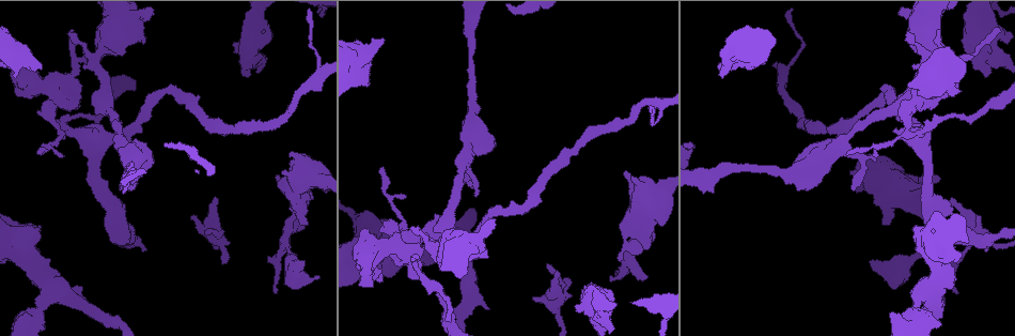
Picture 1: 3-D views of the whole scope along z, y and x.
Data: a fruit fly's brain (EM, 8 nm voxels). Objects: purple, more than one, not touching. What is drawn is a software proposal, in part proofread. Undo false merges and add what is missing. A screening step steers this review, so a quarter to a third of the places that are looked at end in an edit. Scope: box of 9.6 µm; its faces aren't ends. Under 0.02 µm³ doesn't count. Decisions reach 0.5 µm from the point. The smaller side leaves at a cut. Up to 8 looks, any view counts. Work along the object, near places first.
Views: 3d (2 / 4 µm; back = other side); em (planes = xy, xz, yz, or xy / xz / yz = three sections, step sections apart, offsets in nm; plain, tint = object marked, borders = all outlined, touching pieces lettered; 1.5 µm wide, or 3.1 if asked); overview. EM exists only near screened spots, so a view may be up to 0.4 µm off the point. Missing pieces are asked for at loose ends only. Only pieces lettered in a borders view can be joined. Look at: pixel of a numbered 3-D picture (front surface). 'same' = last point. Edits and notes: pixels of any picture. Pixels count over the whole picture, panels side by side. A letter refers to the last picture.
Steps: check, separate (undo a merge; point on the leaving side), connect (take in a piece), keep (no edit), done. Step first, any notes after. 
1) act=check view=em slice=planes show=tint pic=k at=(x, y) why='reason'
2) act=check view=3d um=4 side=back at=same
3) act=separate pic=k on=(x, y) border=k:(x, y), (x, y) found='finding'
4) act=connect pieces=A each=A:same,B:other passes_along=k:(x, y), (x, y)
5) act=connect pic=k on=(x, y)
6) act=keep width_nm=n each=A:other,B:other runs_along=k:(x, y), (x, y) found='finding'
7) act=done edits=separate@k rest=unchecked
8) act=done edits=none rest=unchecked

act=check view=3d um=2 pic=1 at=(648, 277) why='free end'

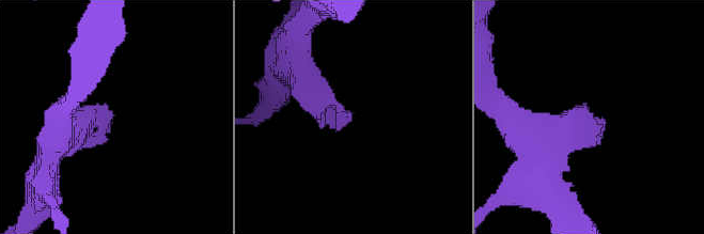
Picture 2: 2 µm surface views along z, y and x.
act=check view=em slice=xy step=4 show=borders pic=2 at=(591, 114) why='need the tissue'

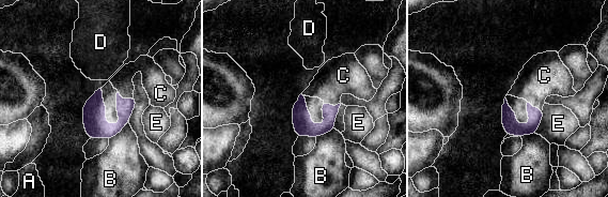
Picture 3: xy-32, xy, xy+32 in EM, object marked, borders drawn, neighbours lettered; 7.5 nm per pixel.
act=check view=em slice=planes show=borders at=same

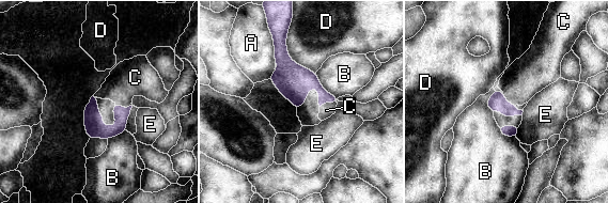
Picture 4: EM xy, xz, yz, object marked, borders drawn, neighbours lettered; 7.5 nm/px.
act=connect pieces=C each=A:other,B:other,C:same,D:other,E:other found='it goes on there'

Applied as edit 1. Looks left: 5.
act=check view=overview

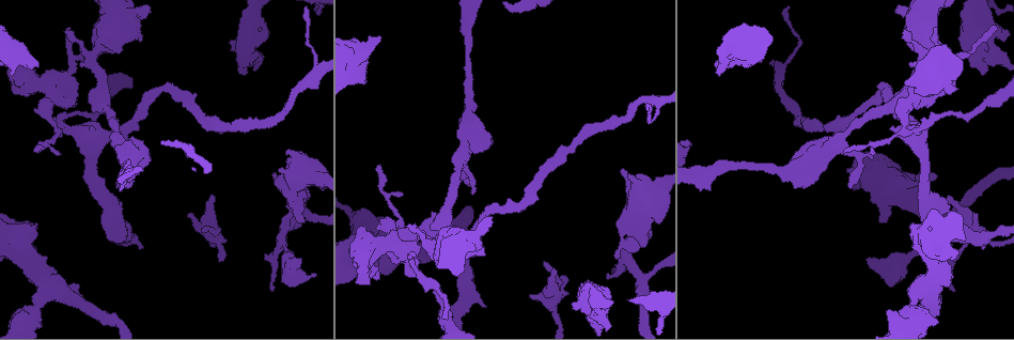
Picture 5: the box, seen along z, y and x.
act=check view=3d um=2 pic=5 at=(221, 259) why='an open end'

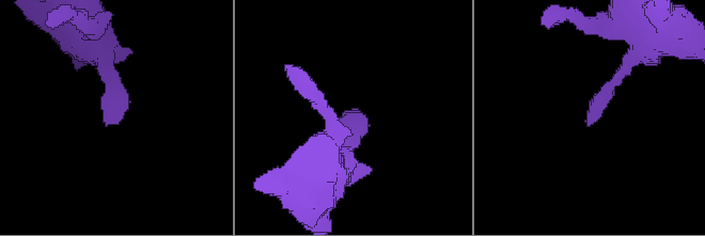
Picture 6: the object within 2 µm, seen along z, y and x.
act=check view=em slice=yz step=8 show=tint pic=6 at=(356, 113) why='shape alone is not enough'

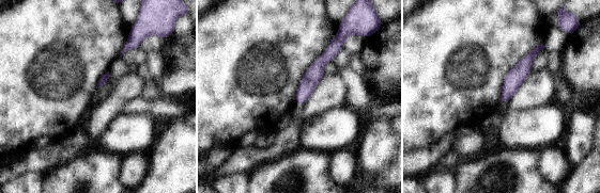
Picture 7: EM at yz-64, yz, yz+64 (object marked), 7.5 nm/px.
act=check view=em slice=planes show=borders at=same why='cut it another way'

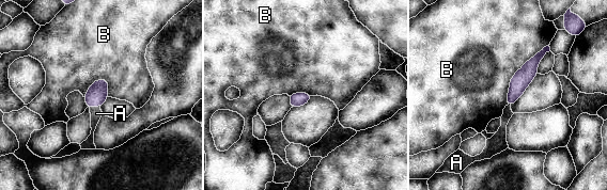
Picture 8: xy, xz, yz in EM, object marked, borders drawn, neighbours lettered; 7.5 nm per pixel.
act=connect pieces=A each=A:same,B:other found='the neuron continues'

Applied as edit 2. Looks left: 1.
act=done edits=connect@4,connect@8 rest=unchecked

